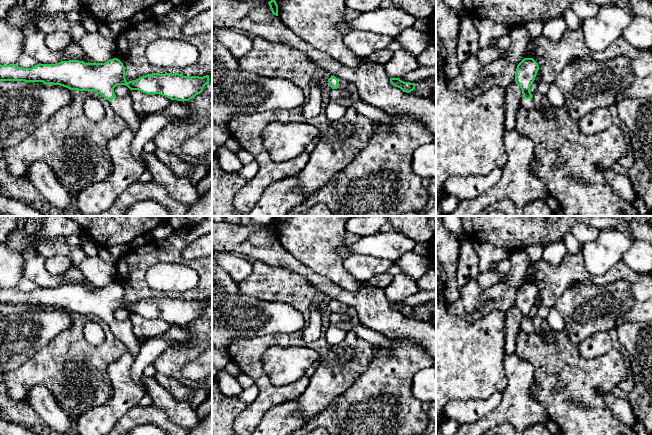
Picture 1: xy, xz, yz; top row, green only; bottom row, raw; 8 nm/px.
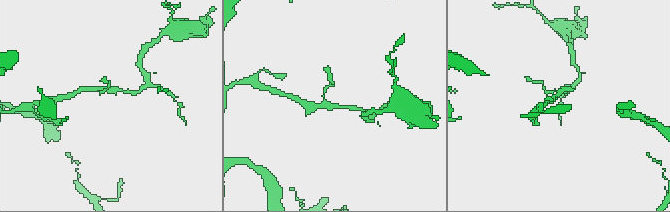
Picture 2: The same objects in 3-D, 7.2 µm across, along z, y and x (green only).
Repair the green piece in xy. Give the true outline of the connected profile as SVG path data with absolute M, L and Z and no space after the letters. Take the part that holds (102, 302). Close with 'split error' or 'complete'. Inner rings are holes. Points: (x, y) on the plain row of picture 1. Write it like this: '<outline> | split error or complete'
M113 282L105 287L85 287L78 284L55 288L41 288L22 292L16 288L0 288L0 305L43 306L60 309L70 314L94 315L107 323L114 335L136 359L140 351L139 339L133 333L129 320L119 321L114 317L118 309L146 318L160 318L171 324L189 325L202 317L209 308L209 299L183 300L179 297L152 297L133 305L126 305L123 287Z | split error

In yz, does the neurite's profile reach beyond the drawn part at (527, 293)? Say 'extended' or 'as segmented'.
extended

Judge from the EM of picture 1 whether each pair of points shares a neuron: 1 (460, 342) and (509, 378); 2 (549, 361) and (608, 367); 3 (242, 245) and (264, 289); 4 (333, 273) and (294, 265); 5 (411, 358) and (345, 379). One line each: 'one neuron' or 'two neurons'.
1: one neuron
2: one neuron
3: two neurons
4: two neurons
5: two neurons

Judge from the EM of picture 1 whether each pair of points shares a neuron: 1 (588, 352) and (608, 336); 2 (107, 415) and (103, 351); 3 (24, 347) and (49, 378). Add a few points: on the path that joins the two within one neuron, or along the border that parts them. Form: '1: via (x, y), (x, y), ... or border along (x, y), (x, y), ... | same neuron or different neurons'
1: via (593, 347), (603, 341) | same neuron
2: border along (109, 378), (110, 397), (104, 403), (85, 411) | different neurons
3: border along (49, 341), (12, 370) | different neurons

